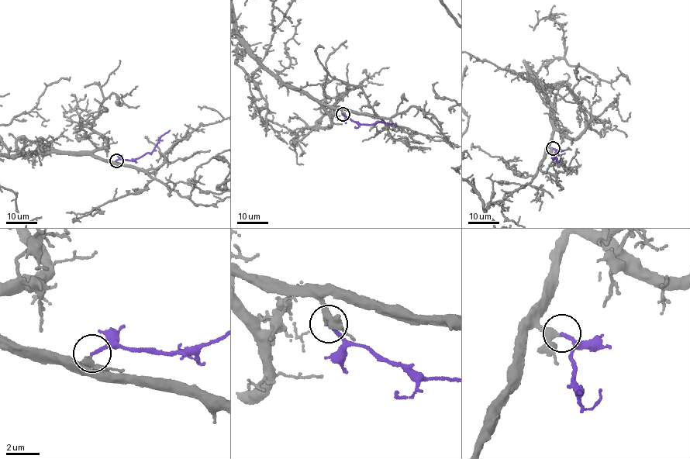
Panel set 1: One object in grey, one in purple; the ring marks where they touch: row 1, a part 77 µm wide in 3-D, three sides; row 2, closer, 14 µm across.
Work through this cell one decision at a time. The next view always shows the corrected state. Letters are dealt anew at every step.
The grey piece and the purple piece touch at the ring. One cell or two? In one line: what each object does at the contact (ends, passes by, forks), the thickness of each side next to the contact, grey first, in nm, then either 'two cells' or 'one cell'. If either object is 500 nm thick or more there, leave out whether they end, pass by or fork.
grey passes by | purple ends | 320/190 nm | two cells

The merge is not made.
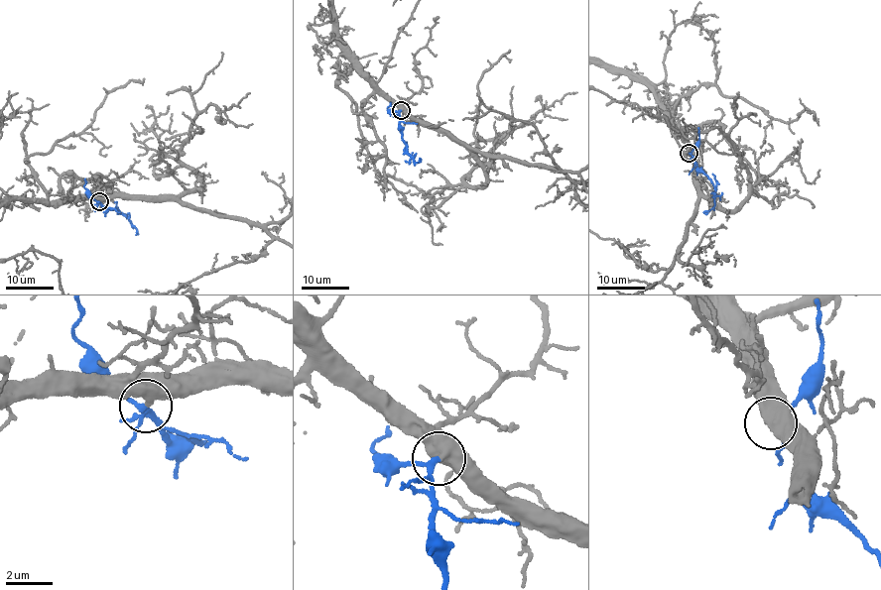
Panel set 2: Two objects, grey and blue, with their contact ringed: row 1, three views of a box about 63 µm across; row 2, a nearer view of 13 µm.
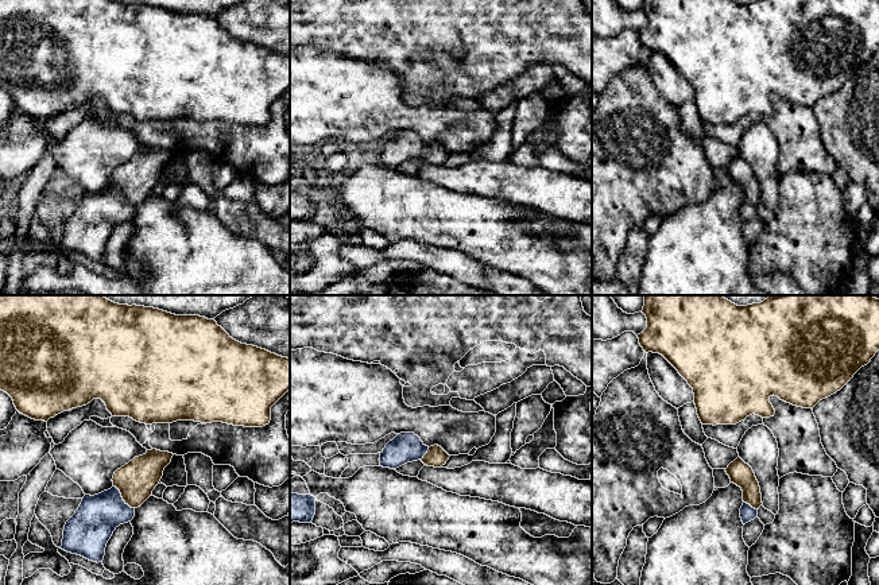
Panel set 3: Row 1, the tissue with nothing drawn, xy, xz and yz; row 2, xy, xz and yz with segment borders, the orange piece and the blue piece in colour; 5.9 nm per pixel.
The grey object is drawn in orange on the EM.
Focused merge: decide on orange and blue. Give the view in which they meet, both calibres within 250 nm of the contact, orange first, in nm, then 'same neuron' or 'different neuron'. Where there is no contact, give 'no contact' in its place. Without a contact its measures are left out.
xy | 240/260 nm | same neuron

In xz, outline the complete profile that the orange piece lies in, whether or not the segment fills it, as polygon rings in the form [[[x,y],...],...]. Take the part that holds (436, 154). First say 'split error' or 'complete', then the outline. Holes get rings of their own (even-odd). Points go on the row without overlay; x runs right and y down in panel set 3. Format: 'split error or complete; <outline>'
split error; [[[400,131],[380,151],[379,164],[396,167],[407,160],[421,158],[427,164],[441,166],[449,155],[441,144],[429,146],[414,131]]]

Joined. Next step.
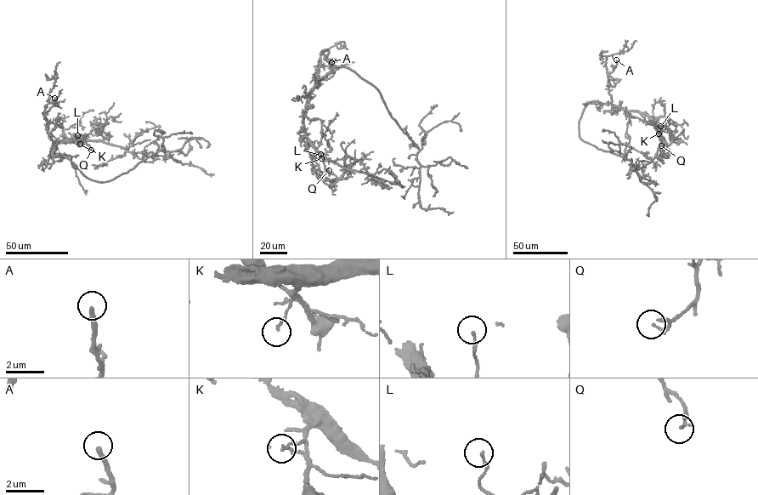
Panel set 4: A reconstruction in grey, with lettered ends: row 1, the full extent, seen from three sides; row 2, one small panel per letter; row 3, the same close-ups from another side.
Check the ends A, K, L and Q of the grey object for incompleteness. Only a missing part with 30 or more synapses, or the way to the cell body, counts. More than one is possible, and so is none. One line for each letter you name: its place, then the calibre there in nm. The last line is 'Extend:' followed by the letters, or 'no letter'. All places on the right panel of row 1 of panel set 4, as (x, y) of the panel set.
A: Place: (616, 59). Thickness 240 nm
Extend: A

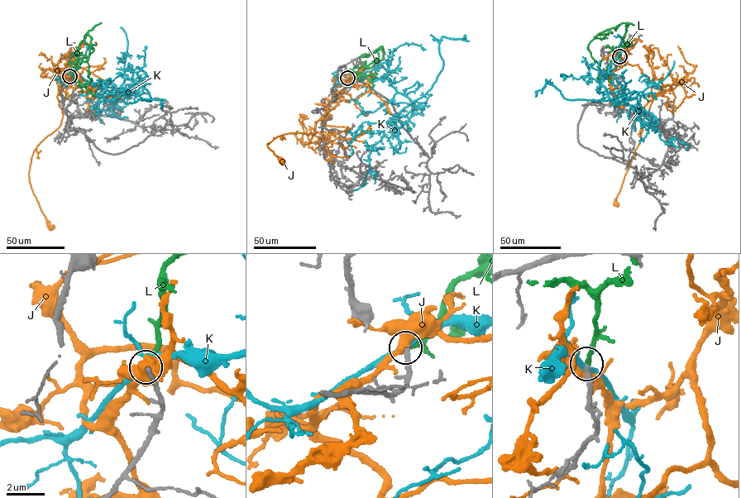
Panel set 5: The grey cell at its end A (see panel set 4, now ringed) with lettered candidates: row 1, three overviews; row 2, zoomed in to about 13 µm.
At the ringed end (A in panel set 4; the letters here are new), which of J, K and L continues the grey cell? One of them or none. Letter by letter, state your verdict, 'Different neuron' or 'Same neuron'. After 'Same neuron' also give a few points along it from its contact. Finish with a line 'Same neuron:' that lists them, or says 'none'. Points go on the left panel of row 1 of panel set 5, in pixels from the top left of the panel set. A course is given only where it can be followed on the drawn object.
J: Different neuron
K: Different neuron
L: Different neuron
Same neuron: none

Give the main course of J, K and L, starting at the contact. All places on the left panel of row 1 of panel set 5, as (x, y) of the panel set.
J: (69, 76), (57, 97), (61, 124), (34, 150), (28, 175), (51, 227)
K: (69, 76), (109, 91), (134, 88), (136, 82), (125, 74), (151, 98), (140, 99), (162, 98), (160, 108)
L: (69, 75), (70, 71), (74, 70), (79, 44), (88, 31), (90, 80), (83, 85), (78, 80)

